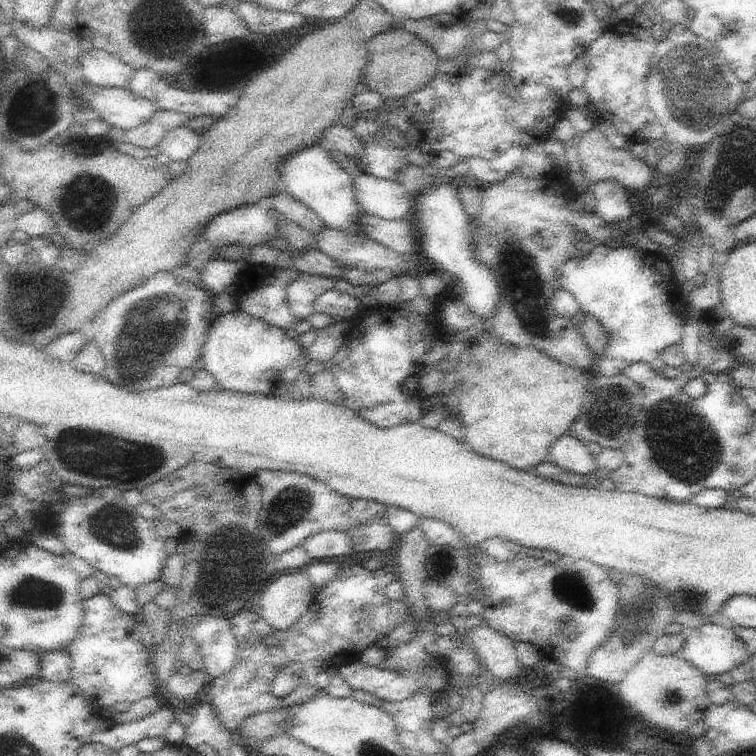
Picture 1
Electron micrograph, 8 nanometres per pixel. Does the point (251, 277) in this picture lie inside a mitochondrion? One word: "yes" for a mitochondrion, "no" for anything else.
no

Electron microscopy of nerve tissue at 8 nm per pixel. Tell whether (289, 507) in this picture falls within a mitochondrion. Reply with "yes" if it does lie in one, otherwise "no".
yes

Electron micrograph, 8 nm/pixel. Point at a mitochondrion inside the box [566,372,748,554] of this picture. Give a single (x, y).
(687, 448)

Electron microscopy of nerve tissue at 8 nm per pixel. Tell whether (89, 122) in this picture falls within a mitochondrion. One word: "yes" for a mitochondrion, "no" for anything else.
no

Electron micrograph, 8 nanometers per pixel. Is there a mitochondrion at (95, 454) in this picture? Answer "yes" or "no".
yes

